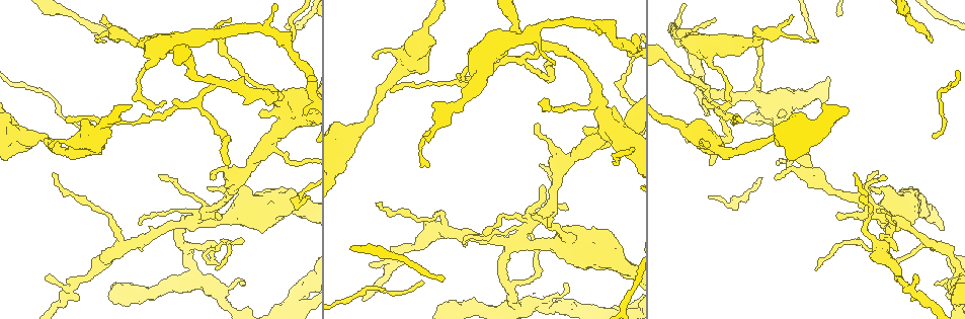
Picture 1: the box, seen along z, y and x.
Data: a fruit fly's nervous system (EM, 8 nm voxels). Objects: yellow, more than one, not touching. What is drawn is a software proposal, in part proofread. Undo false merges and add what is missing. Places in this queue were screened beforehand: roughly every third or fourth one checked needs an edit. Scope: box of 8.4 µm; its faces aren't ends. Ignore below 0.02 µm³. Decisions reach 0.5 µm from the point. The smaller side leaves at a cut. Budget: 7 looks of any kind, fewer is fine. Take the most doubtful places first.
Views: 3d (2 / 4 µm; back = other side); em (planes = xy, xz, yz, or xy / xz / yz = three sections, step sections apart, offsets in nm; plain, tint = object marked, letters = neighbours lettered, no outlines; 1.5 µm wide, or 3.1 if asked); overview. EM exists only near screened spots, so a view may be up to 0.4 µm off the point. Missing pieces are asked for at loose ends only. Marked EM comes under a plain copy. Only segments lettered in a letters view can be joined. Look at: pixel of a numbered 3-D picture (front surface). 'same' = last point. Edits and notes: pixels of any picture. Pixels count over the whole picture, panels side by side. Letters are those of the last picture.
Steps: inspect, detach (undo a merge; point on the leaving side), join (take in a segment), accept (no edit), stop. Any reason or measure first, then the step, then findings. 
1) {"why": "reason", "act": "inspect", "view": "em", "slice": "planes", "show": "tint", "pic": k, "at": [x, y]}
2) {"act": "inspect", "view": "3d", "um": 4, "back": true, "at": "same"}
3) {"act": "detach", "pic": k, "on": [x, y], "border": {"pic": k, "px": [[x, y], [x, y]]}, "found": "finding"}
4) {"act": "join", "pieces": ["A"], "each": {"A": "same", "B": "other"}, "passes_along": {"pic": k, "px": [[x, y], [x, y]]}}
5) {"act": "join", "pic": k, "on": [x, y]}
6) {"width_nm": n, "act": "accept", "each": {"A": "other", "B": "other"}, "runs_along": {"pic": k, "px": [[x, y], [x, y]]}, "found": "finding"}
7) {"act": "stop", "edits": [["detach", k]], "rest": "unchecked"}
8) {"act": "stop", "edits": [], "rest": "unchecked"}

{"why": "an open end", "act": "inspect", "view": "3d", "um": 4, "pic": 1, "at": [118, 42]}

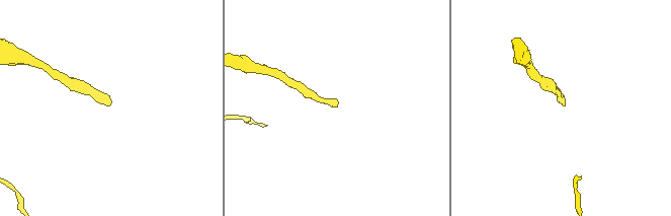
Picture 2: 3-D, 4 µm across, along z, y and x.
{"why": "shape alone is not enough", "act": "inspect", "view": "em", "slice": "planes", "show": "letters", "pic": 2, "at": [108, 104]}

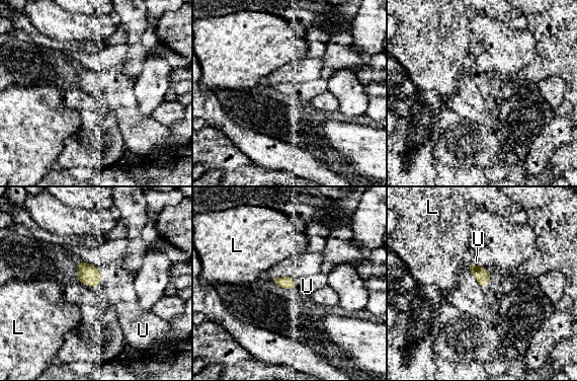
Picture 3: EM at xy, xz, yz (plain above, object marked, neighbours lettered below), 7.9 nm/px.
{"act": "join", "pieces": ["U"], "each": {"L": "other", "U": "same"}, "found": "it goes on there"}

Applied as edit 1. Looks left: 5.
{"act": "inspect", "view": "overview"}

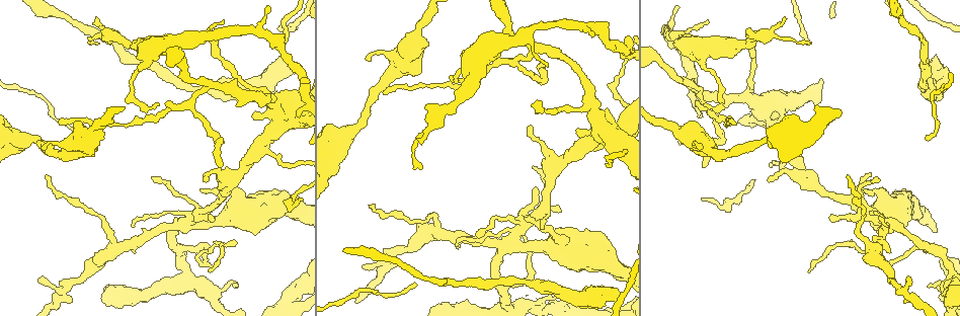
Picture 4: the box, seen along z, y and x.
{"act": "inspect", "view": "3d", "um": 2, "pic": 4, "at": [930, 247]}

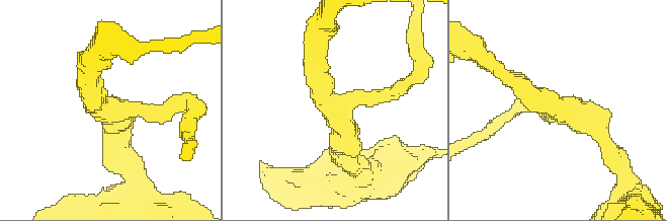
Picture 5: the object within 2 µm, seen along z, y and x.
{"arms": 3, "act": "inspect", "view": "em", "slice": "xz", "step": 4, "show": "tint", "pic": 5, "at": [331, 108]}

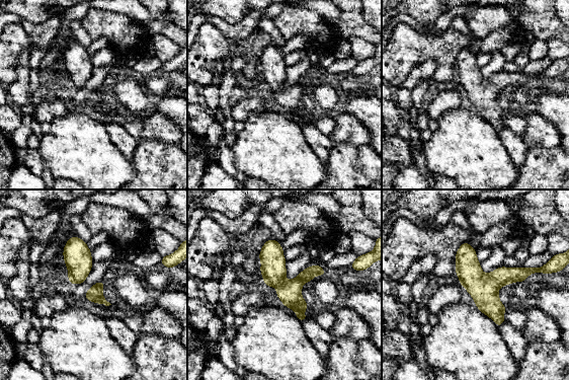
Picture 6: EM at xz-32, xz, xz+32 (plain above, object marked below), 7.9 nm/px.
{"why": "another direction", "act": "inspect", "view": "em", "slice": "planes", "show": "letters", "at": "same"}

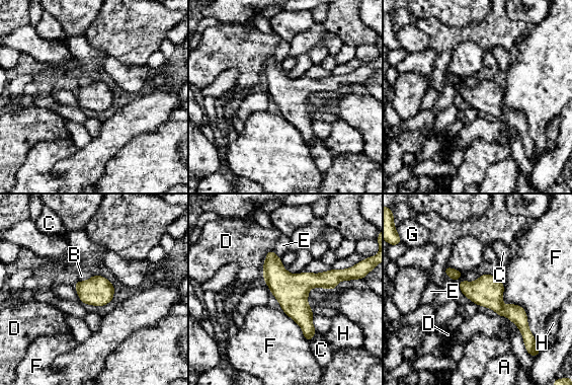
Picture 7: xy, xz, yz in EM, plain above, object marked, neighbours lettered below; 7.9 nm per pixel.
{"act": "accept", "each": {"A": "other", "B": "other", "C": "other", "D": "other", "E": "other", "F": "other", "G": "other", "H": "other"}, "runs_along": {"pic": 7, "px": [[462, 285], [483, 291], [526, 329]]}, "found": "continuous, no second cell"}

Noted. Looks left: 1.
{"act": "stop", "edits": [["join", 3]], "rest": "unchecked"}

